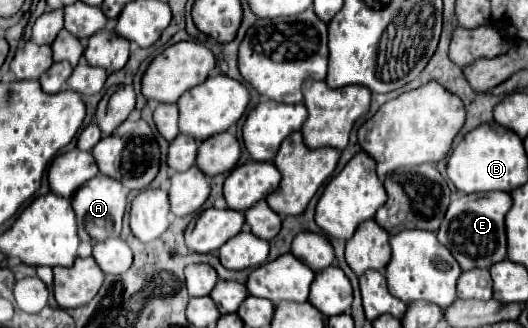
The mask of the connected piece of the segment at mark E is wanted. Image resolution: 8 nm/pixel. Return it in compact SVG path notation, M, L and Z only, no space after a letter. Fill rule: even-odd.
M484 193L484 195L462 195L452 201L446 217L438 229L438 239L450 249L462 271L490 269L494 263L506 259L506 227L504 217L512 207L510 193Z

